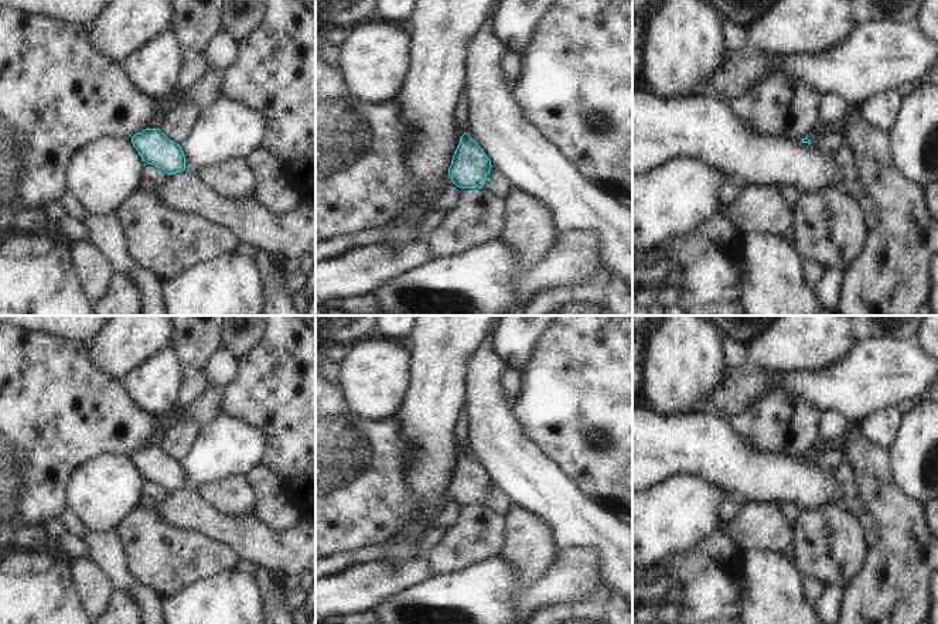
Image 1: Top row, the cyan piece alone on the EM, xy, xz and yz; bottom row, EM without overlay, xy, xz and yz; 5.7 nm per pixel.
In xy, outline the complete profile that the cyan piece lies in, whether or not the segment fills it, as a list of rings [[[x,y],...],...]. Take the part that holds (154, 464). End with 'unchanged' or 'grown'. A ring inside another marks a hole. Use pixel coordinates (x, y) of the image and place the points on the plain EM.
[[[146,446],[132,454],[143,478],[164,487],[168,492],[185,487],[185,473],[175,458],[160,446]]]; unchanged

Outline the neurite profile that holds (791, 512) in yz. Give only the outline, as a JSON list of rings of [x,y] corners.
[[[784,501],[780,505],[781,505],[781,511],[785,519],[788,521],[788,524],[792,528],[795,528],[797,519],[801,515],[801,511],[798,509],[798,507],[794,502],[788,502],[788,501]]]

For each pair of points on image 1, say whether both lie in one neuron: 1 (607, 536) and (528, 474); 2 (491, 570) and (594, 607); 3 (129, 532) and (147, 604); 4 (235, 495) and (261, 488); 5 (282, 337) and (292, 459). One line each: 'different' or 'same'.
1: same
2: different
3: different
4: different
5: same

